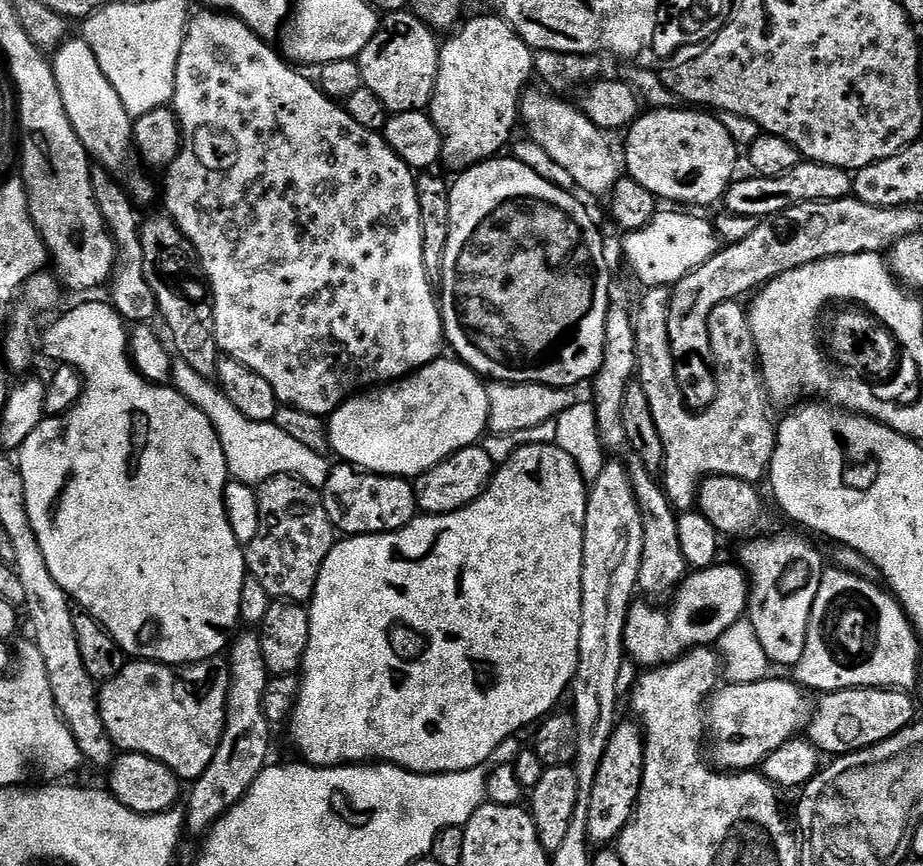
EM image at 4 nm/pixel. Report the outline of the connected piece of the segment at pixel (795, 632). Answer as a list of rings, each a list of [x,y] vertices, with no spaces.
[[[765,535],[763,538],[752,538],[740,548],[740,560],[738,559],[739,567],[743,568],[749,581],[750,587],[748,589],[748,610],[746,619],[754,626],[754,630],[758,630],[758,642],[762,642],[762,650],[766,650],[766,658],[769,665],[776,666],[781,664],[782,667],[791,669],[800,662],[802,654],[806,650],[806,642],[808,641],[808,623],[810,622],[810,614],[814,606],[814,598],[818,594],[818,586],[822,582],[824,573],[826,571],[826,563],[824,564],[824,556],[818,549],[814,548],[810,541],[803,540],[800,536],[770,536]]]

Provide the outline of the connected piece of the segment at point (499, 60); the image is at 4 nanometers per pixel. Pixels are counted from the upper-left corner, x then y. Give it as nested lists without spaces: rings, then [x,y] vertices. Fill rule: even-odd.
[[[488,15],[492,16],[465,19],[440,45],[438,76],[432,100],[428,103],[426,111],[432,117],[440,135],[443,167],[463,170],[503,153],[500,151],[503,150],[504,143],[506,148],[509,141],[513,139],[512,131],[518,128],[520,98],[529,87],[528,79],[533,79],[534,76],[533,49],[528,47],[526,41],[508,25],[508,21],[503,16]]]

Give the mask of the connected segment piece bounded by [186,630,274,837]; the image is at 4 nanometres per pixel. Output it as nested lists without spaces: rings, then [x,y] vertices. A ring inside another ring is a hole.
[[[244,630],[240,637],[231,641],[226,652],[228,666],[228,701],[226,702],[226,718],[224,719],[224,733],[218,742],[218,750],[214,750],[214,758],[210,758],[210,766],[191,785],[192,793],[188,796],[186,807],[186,828],[189,833],[203,837],[212,831],[213,824],[221,820],[254,786],[254,778],[262,774],[262,770],[270,763],[268,751],[272,748],[273,725],[269,724],[266,714],[262,710],[262,698],[270,679],[266,662],[262,658],[262,642],[259,635],[252,630]]]

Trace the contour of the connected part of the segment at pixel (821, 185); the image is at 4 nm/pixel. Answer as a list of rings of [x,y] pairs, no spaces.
[[[802,162],[794,166],[794,170],[774,178],[755,174],[749,177],[749,180],[733,179],[722,199],[723,206],[728,207],[736,216],[767,218],[793,208],[796,204],[809,204],[819,200],[846,200],[852,196],[853,173],[838,166]]]

